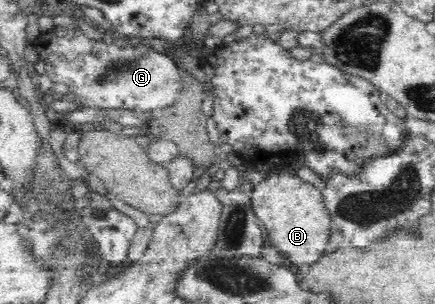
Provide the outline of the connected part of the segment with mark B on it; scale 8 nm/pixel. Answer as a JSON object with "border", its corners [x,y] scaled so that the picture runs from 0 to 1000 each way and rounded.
{"border":[[[625,569],[584,612],[577,664],[628,809],[667,868],[717,872],[752,836],[763,714],[745,668],[740,635],[720,602],[701,599],[685,579],[664,579],[664,572],[639,579]]]}

